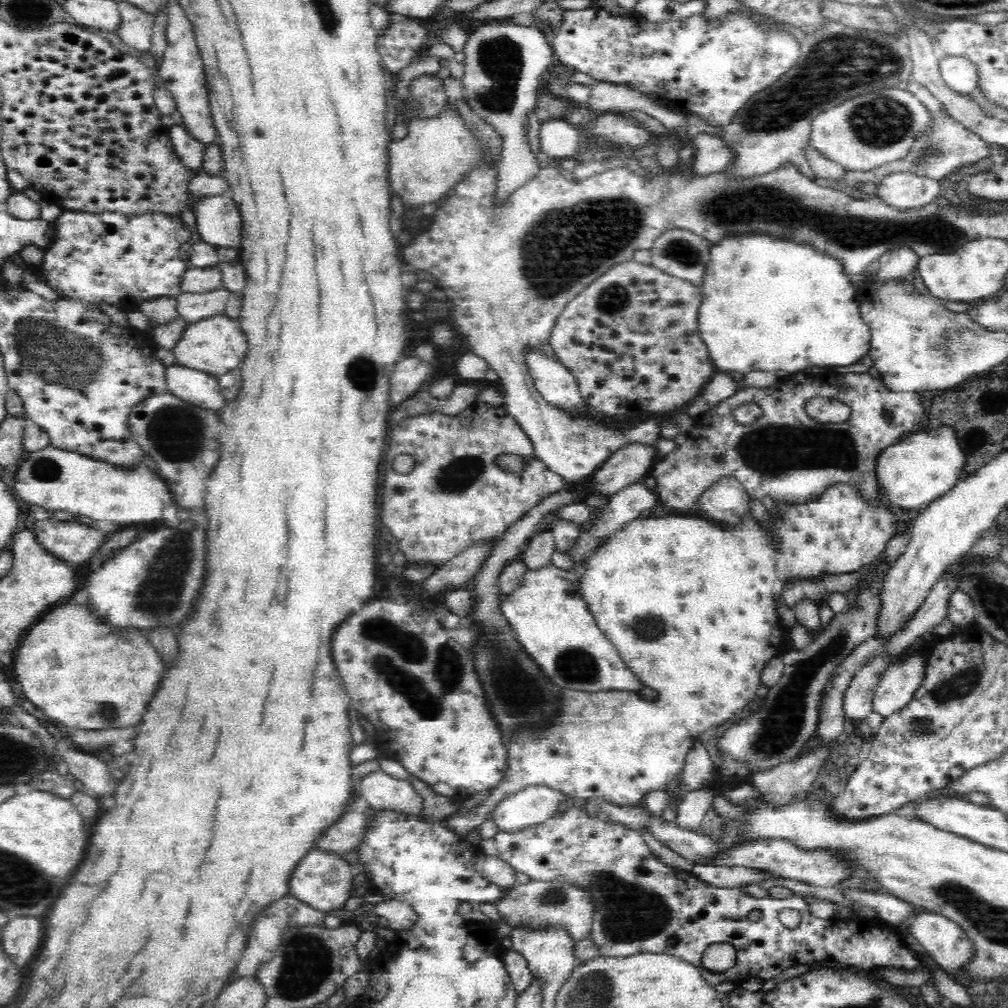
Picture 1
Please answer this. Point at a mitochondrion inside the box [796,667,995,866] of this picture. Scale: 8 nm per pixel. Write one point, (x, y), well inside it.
(918, 728)

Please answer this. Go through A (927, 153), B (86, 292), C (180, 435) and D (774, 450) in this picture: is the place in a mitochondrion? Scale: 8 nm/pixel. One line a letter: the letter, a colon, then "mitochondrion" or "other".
A: mitochondrion
B: other
C: mitochondrion
D: mitochondrion

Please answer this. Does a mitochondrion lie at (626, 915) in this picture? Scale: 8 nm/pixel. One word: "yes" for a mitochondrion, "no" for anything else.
yes

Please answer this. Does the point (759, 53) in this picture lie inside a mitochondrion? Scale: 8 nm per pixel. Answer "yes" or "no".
yes

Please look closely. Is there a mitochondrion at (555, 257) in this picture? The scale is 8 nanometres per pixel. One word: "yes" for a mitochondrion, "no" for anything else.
yes

